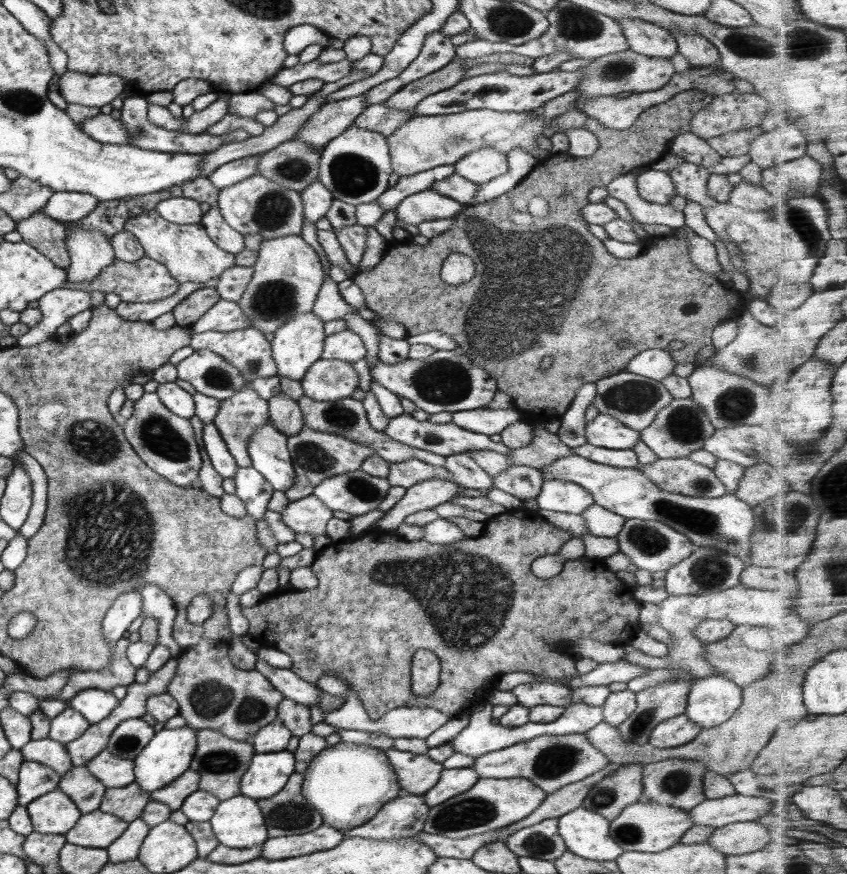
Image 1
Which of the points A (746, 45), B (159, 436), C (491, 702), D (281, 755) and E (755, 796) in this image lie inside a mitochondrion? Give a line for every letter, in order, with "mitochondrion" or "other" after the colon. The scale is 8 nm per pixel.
A: mitochondrion
B: mitochondrion
C: other
D: other
E: other

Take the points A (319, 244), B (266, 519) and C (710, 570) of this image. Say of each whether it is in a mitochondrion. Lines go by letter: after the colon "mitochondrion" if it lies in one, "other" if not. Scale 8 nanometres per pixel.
A: other
B: other
C: mitochondrion

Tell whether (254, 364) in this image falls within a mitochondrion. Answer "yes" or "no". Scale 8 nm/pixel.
yes

